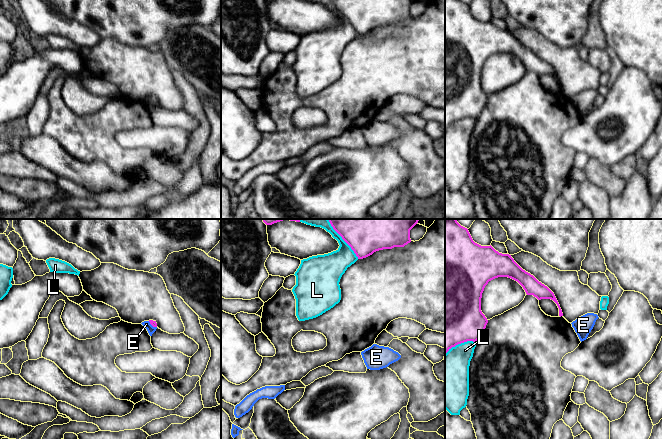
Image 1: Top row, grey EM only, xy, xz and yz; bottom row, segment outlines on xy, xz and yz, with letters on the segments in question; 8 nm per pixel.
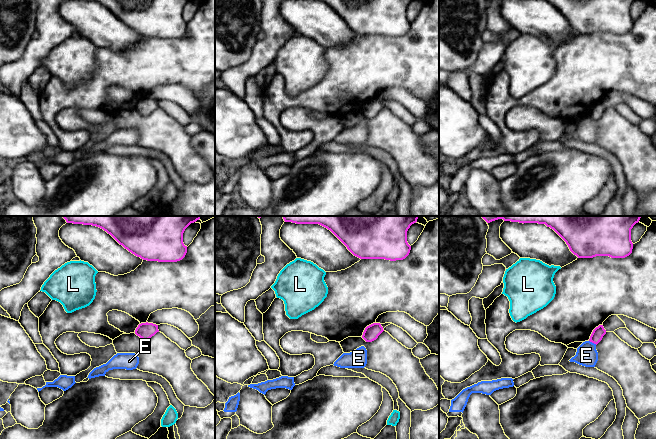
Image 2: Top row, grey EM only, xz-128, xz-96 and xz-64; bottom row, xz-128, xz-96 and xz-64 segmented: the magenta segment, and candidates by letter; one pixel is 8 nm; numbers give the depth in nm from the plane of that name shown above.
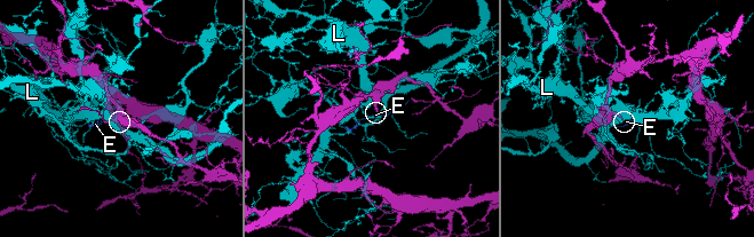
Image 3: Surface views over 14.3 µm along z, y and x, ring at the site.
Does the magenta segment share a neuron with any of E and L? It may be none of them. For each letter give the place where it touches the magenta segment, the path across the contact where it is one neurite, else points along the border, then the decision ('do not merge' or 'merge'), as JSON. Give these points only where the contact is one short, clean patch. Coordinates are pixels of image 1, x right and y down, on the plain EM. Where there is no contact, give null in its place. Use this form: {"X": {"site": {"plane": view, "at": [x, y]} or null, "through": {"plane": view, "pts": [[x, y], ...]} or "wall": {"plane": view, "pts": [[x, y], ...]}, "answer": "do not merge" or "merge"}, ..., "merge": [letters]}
{"E": {"site": {"plane": "xy", "at": [152, 101]}, "wall": {"plane": "xy", "pts": [[148, 97], [156, 103]]}, "answer": "do not merge"}, "L": {"site": {"plane": "xz", "at": [344, 16]}, "answer": "do not merge"}, "merge": []}

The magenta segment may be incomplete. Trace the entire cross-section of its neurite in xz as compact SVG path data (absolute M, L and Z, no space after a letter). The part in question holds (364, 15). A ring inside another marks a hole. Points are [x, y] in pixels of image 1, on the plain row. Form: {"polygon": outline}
{"polygon": "M331 0L351 23L358 35L374 28L404 23L411 18L410 6L416 0Z"}

